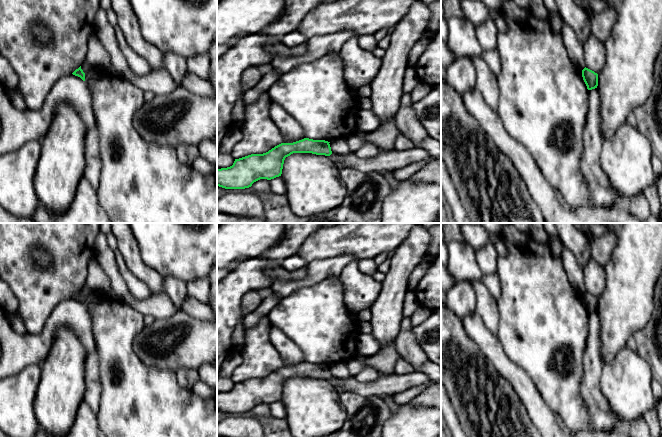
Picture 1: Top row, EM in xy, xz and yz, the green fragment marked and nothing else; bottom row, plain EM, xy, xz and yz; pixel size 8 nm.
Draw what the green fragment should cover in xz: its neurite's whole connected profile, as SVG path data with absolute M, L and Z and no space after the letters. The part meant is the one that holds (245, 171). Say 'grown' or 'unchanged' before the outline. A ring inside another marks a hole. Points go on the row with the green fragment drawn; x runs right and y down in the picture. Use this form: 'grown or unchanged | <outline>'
unchanged | M304 138L293 143L281 143L263 154L251 154L235 159L232 166L217 169L217 186L225 189L245 189L260 179L281 176L284 160L293 153L330 156L330 142Z

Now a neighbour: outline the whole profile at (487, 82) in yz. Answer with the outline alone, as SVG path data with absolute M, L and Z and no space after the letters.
M469 56L477 74L476 88L486 103L496 110L499 102L498 77L489 69L482 57Z

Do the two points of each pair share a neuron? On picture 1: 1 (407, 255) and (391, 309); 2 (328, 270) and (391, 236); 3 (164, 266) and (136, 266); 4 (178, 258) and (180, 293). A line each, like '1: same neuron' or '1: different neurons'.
1: same neuron
2: different neurons
3: different neurons
4: different neurons

